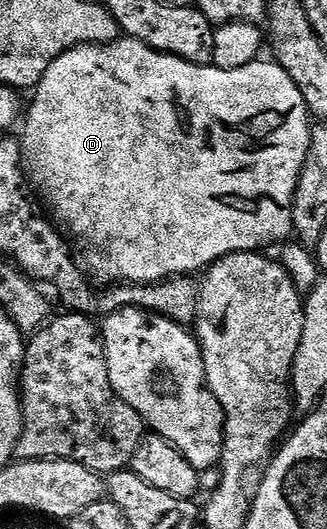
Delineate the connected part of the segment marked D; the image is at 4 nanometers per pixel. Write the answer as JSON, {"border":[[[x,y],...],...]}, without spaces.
{"border":[[[122,36],[122,37],[120,37],[120,38],[118,38],[118,39],[117,39],[117,41],[115,41],[115,42],[105,42],[105,43],[104,43],[104,44],[86,44],[86,45],[83,45],[83,46],[70,46],[70,47],[69,47],[69,49],[68,49],[68,50],[65,50],[65,51],[64,51],[64,52],[62,52],[62,54],[61,54],[61,55],[59,55],[59,56],[58,56],[58,57],[57,57],[57,58],[56,58],[56,59],[55,59],[55,60],[54,60],[54,62],[53,62],[53,63],[51,63],[51,65],[50,65],[50,66],[49,66],[49,67],[48,67],[48,68],[47,68],[47,72],[43,72],[43,76],[42,76],[42,77],[41,77],[41,79],[40,79],[40,80],[39,80],[39,84],[38,84],[38,85],[37,85],[37,86],[36,86],[36,88],[35,88],[35,89],[34,89],[34,90],[33,90],[33,91],[32,91],[32,94],[33,94],[33,103],[31,103],[31,104],[30,104],[30,106],[29,106],[29,103],[28,103],[28,106],[27,106],[27,117],[26,117],[26,118],[25,118],[25,119],[24,119],[24,122],[23,122],[23,127],[24,127],[24,126],[25,126],[25,135],[23,135],[23,136],[22,136],[22,135],[20,135],[20,138],[19,138],[19,141],[20,141],[20,144],[21,144],[21,153],[22,153],[22,155],[23,155],[23,161],[24,161],[24,163],[25,163],[25,169],[26,169],[26,171],[27,171],[27,177],[28,177],[28,179],[29,179],[29,181],[30,181],[30,183],[31,183],[31,186],[32,186],[32,189],[33,189],[33,190],[34,190],[34,191],[35,191],[35,193],[36,193],[36,195],[37,195],[37,197],[38,197],[38,199],[40,199],[40,201],[41,201],[41,202],[42,202],[42,203],[43,203],[43,205],[44,205],[44,207],[45,207],[45,209],[46,209],[46,211],[48,211],[48,213],[49,213],[49,214],[50,214],[50,215],[51,215],[51,218],[52,218],[52,221],[53,221],[53,222],[54,222],[54,223],[56,223],[56,225],[57,225],[57,226],[58,226],[58,227],[60,227],[60,229],[61,229],[61,230],[62,230],[62,231],[65,231],[65,232],[67,232],[67,234],[68,234],[68,237],[69,237],[69,238],[70,238],[70,239],[72,239],[72,241],[73,241],[73,242],[74,242],[74,243],[75,243],[75,246],[76,246],[76,242],[75,242],[75,241],[77,241],[77,246],[78,246],[78,247],[77,247],[77,246],[76,246],[76,249],[77,249],[77,250],[78,250],[78,251],[80,251],[80,250],[79,250],[79,249],[81,249],[81,250],[82,250],[82,252],[83,252],[83,253],[85,253],[85,262],[86,262],[86,263],[85,263],[85,262],[84,262],[84,265],[85,265],[85,266],[86,266],[86,267],[88,267],[88,269],[89,269],[89,270],[90,270],[90,271],[92,271],[92,270],[91,270],[91,269],[93,269],[93,270],[94,270],[94,272],[95,272],[95,273],[97,273],[97,274],[98,274],[98,276],[99,276],[99,277],[101,277],[101,278],[102,278],[102,280],[103,280],[103,281],[105,281],[105,282],[102,282],[102,283],[105,283],[105,284],[148,284],[148,283],[150,283],[150,282],[163,282],[163,281],[165,281],[165,279],[166,279],[166,278],[176,278],[176,277],[178,277],[178,276],[193,276],[193,275],[196,275],[196,273],[195,273],[195,272],[196,272],[196,270],[198,270],[198,272],[201,272],[201,271],[204,271],[204,270],[205,270],[205,269],[206,269],[206,268],[208,268],[208,267],[210,267],[210,266],[212,266],[212,265],[213,265],[213,263],[214,263],[214,262],[216,262],[216,261],[217,261],[217,259],[218,259],[218,258],[226,258],[226,257],[227,257],[227,256],[228,256],[228,255],[229,255],[229,254],[240,254],[240,253],[242,253],[242,252],[261,252],[261,251],[264,251],[264,250],[265,250],[265,249],[266,249],[266,248],[265,248],[265,247],[264,247],[264,246],[269,246],[269,245],[271,245],[271,244],[272,244],[272,242],[277,242],[277,243],[276,243],[276,244],[281,244],[281,243],[284,243],[284,242],[285,242],[285,241],[286,241],[286,239],[288,239],[288,238],[289,238],[289,237],[290,237],[290,235],[292,235],[292,234],[293,234],[293,197],[294,197],[294,196],[295,196],[295,192],[296,192],[296,191],[297,191],[297,181],[298,181],[298,180],[299,180],[299,176],[300,176],[300,175],[301,175],[301,169],[302,169],[302,168],[303,168],[303,160],[304,160],[304,159],[305,159],[305,157],[306,157],[306,156],[307,156],[307,148],[308,148],[308,147],[309,147],[309,144],[310,144],[310,141],[311,141],[311,115],[310,115],[310,112],[309,112],[309,109],[308,109],[308,108],[307,108],[307,104],[306,104],[306,103],[305,103],[305,101],[304,101],[304,100],[303,100],[303,96],[302,96],[302,95],[301,95],[301,93],[300,93],[300,92],[299,92],[299,88],[298,88],[298,87],[297,87],[297,85],[296,85],[296,84],[295,84],[295,80],[291,80],[291,76],[287,76],[287,72],[286,72],[286,71],[285,71],[285,69],[284,69],[284,68],[282,68],[282,66],[281,66],[281,65],[280,65],[280,64],[278,64],[278,63],[277,63],[277,62],[275,62],[275,61],[272,61],[272,60],[266,60],[266,62],[264,62],[264,60],[258,60],[258,61],[256,61],[256,62],[252,62],[252,63],[251,63],[251,64],[247,64],[247,65],[246,65],[246,66],[244,66],[244,67],[243,67],[243,68],[231,68],[231,69],[230,69],[230,70],[224,70],[224,69],[223,69],[223,68],[219,68],[219,67],[218,67],[218,66],[215,66],[215,65],[212,65],[212,64],[198,64],[198,63],[196,63],[196,62],[184,62],[184,60],[183,60],[183,59],[181,59],[181,58],[176,58],[176,56],[174,56],[174,54],[164,54],[164,53],[163,53],[163,52],[159,52],[159,51],[158,51],[158,50],[153,50],[153,49],[151,49],[151,48],[150,48],[150,47],[149,47],[149,46],[148,46],[148,45],[147,45],[147,44],[143,44],[143,43],[142,43],[142,42],[140,42],[140,41],[139,41],[139,40],[135,40],[135,39],[134,39],[134,38],[130,38],[130,37],[128,37],[128,36]]]}

